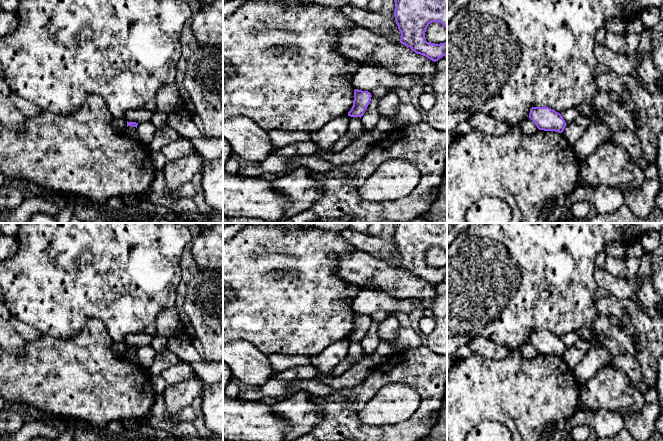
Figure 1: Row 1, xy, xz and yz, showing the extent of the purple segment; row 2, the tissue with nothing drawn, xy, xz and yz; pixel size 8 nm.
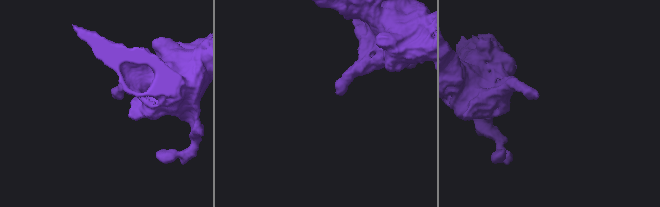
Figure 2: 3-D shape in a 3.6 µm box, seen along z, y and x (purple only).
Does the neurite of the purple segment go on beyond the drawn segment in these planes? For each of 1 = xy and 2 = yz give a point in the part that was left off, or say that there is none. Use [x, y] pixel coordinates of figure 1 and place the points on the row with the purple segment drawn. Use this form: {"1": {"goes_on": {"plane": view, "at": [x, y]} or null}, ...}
{"1": {"goes_on": null}, "2": {"goes_on": null}}

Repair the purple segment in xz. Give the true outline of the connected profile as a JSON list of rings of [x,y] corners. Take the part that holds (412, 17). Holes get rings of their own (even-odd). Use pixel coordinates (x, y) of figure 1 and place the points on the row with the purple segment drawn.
[[[395,0],[395,21],[401,32],[401,44],[436,62],[447,54],[447,41],[440,44],[427,42],[425,32],[432,22],[441,23],[447,30],[447,0]]]

